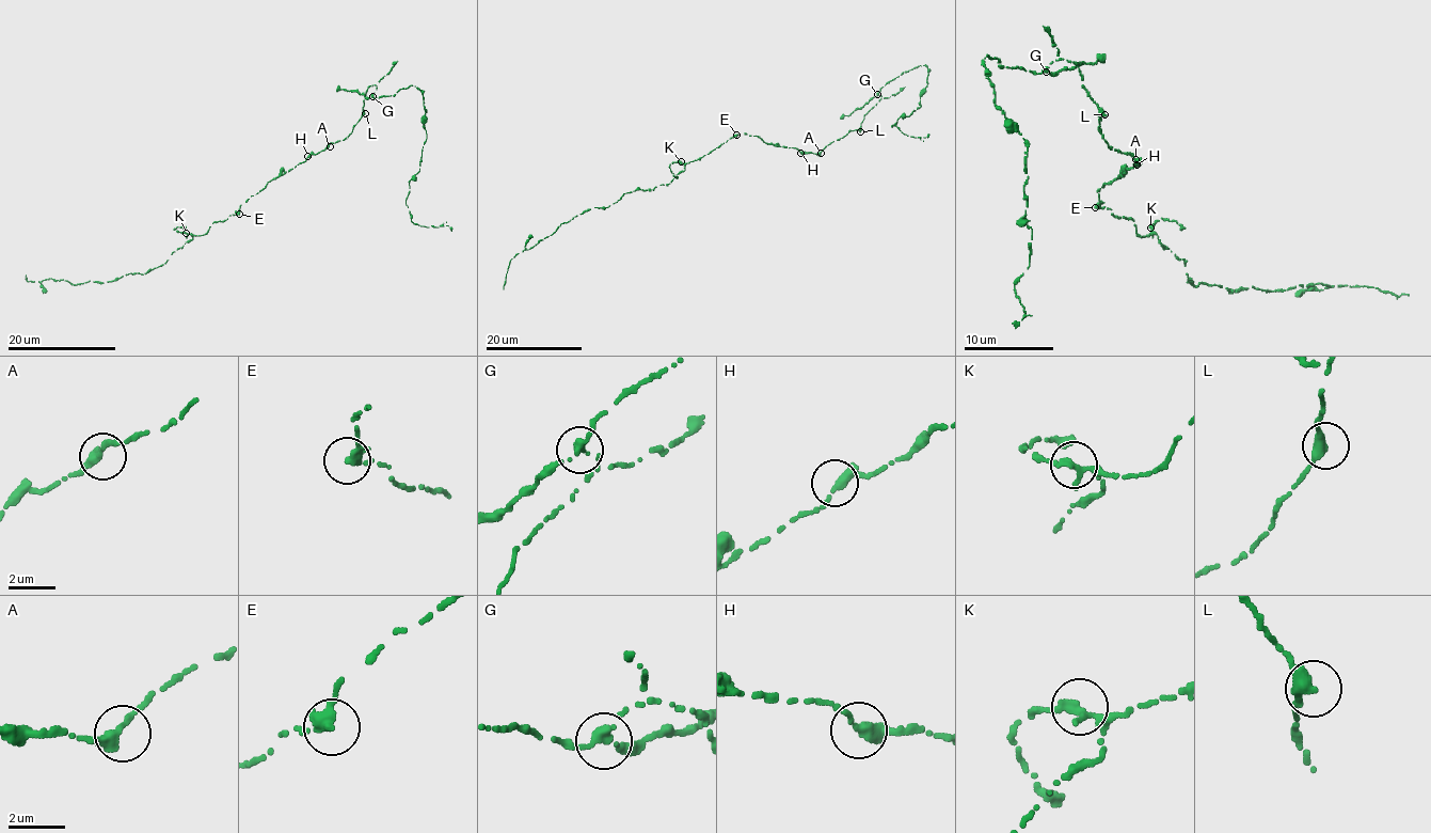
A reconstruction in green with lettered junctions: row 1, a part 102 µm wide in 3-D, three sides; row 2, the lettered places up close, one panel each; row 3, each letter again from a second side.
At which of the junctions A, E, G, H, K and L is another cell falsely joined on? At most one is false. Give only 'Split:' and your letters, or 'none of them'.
Split: G

